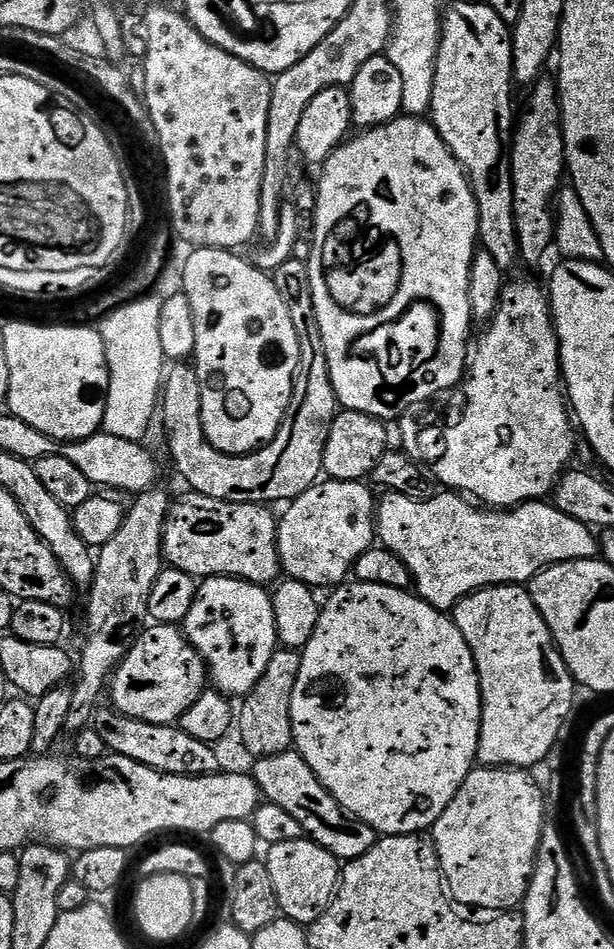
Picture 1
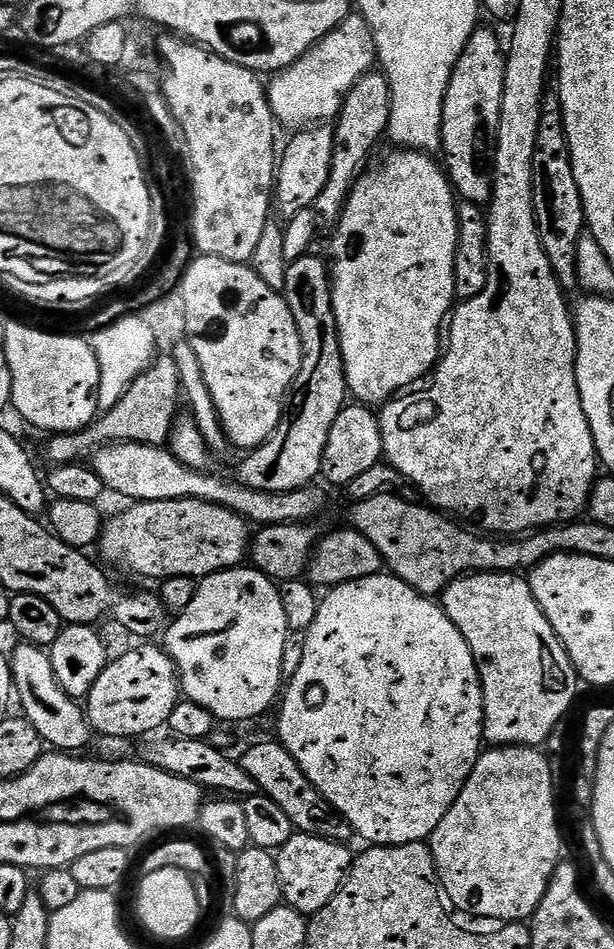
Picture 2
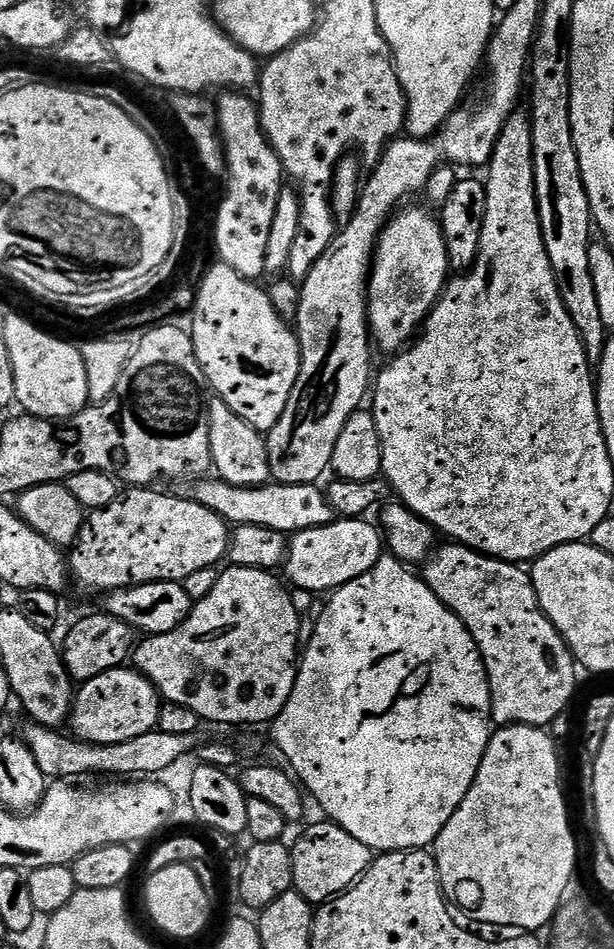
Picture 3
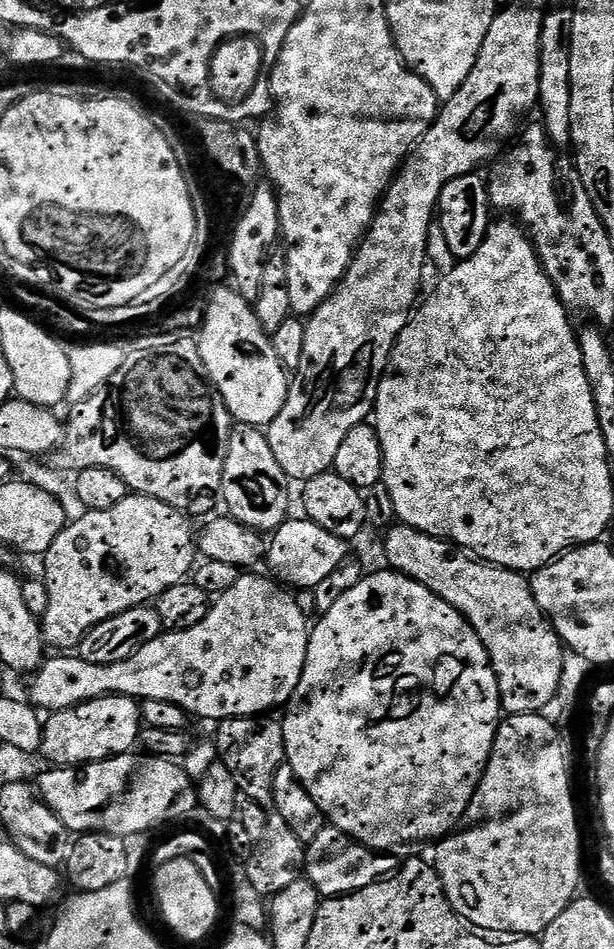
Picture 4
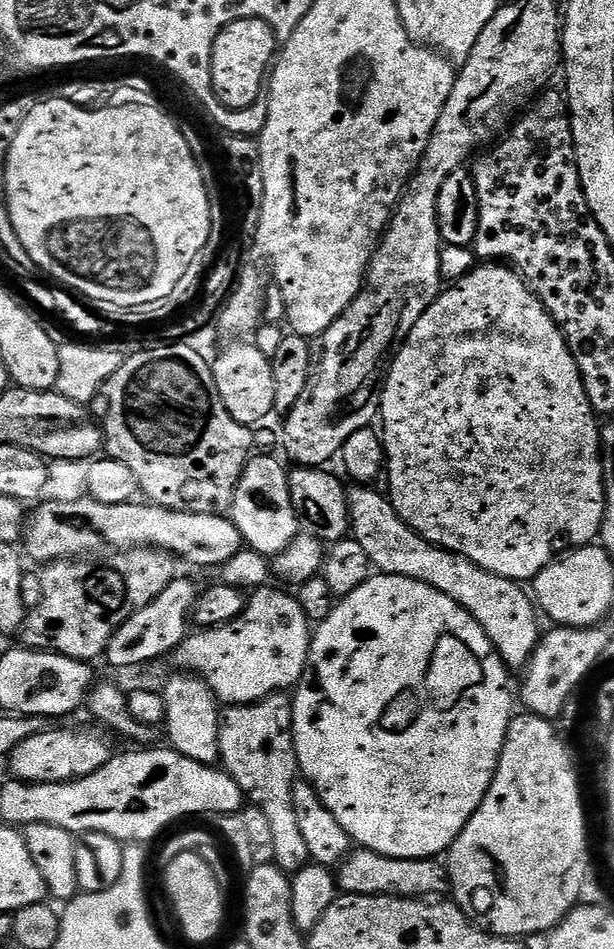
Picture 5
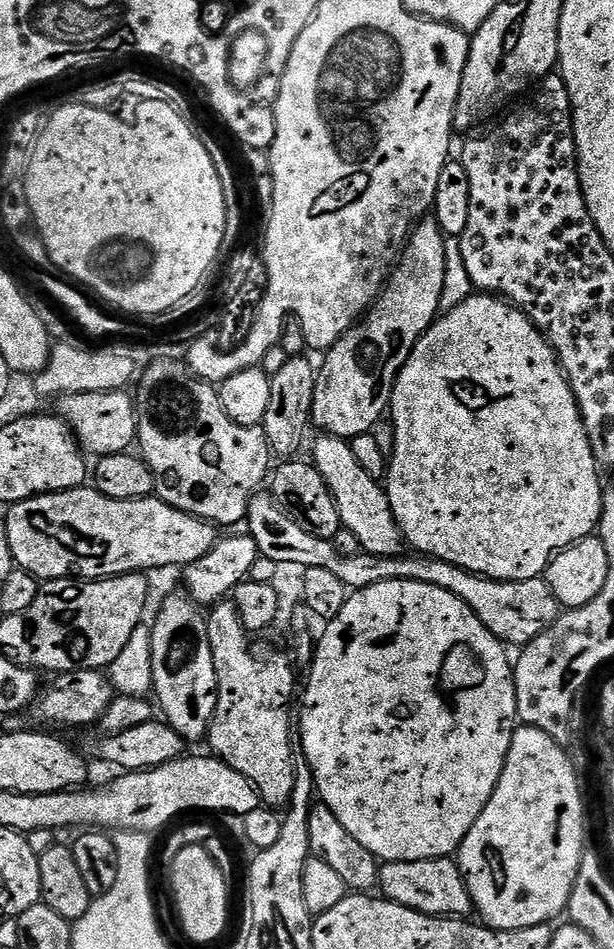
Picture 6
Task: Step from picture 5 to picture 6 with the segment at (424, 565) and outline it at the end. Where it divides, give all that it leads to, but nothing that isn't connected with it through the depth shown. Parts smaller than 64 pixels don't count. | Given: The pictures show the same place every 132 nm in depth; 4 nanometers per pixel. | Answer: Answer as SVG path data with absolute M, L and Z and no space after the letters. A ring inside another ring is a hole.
M320 434L317 437L311 459L336 499L343 531L351 539L357 540L361 549L369 556L401 555L406 544L392 513L385 485L370 478L370 474L362 470L362 465L359 464L358 458L354 458L354 450L347 439L327 434Z

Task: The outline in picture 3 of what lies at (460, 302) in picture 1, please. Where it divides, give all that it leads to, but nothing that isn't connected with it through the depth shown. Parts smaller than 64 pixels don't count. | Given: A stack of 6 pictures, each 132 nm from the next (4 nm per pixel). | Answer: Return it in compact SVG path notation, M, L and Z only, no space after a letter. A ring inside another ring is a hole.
M401 207L380 233L376 254L372 257L372 275L368 278L368 327L375 347L387 354L399 353L417 335L450 279L444 231L440 229L439 219L427 207L408 207Z

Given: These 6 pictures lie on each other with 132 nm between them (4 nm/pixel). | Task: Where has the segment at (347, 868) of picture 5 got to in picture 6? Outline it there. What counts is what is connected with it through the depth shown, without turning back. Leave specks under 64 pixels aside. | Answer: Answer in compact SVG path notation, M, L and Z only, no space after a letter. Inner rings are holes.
M455 859L423 860L422 862L384 862L380 866L378 885L383 899L406 906L415 912L441 918L464 918L473 911L470 890Z

